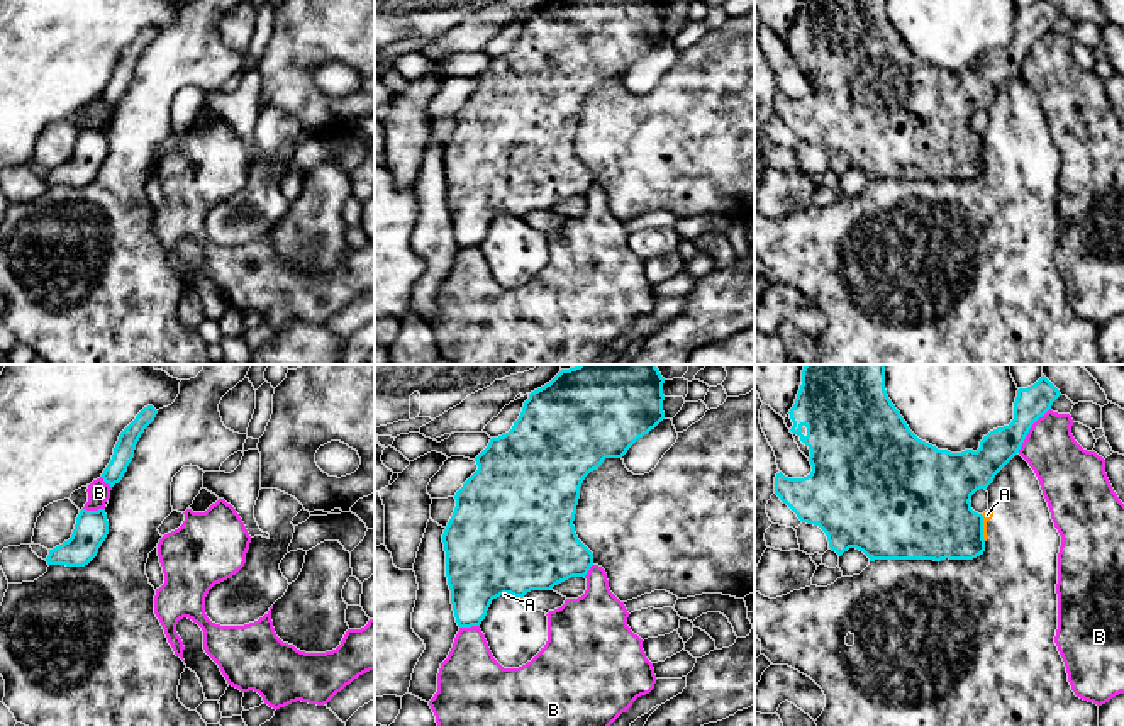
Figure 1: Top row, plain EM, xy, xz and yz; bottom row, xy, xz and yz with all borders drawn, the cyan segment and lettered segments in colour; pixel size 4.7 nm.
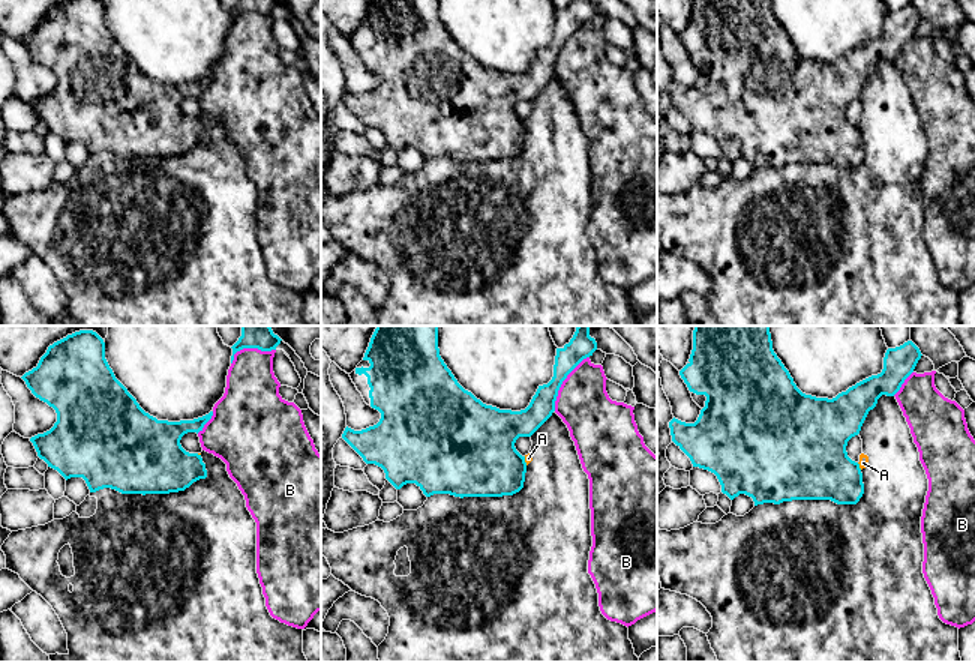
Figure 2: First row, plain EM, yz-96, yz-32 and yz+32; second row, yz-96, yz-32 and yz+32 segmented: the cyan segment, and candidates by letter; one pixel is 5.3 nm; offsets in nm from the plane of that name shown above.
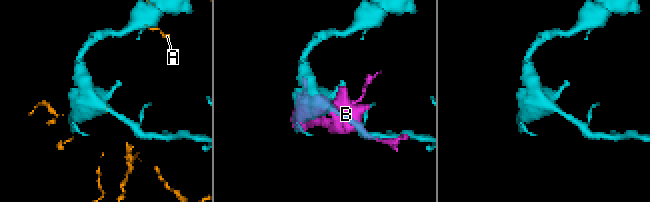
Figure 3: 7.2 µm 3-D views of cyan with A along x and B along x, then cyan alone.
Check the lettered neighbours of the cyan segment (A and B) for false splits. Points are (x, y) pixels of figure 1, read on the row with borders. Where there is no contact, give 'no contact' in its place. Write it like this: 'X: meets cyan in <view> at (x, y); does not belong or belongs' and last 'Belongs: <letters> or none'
A: meets cyan in yz at (982, 528); does not belong
B: meets cyan in yz at (1029, 428); does not belong
Belongs: none

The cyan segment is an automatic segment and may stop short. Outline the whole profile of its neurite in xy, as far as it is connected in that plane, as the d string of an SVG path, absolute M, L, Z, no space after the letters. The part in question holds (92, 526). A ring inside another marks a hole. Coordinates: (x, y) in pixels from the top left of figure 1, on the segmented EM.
M81 509L73 534L63 544L49 550L47 565L85 567L98 553L98 548L109 534L105 509Z

